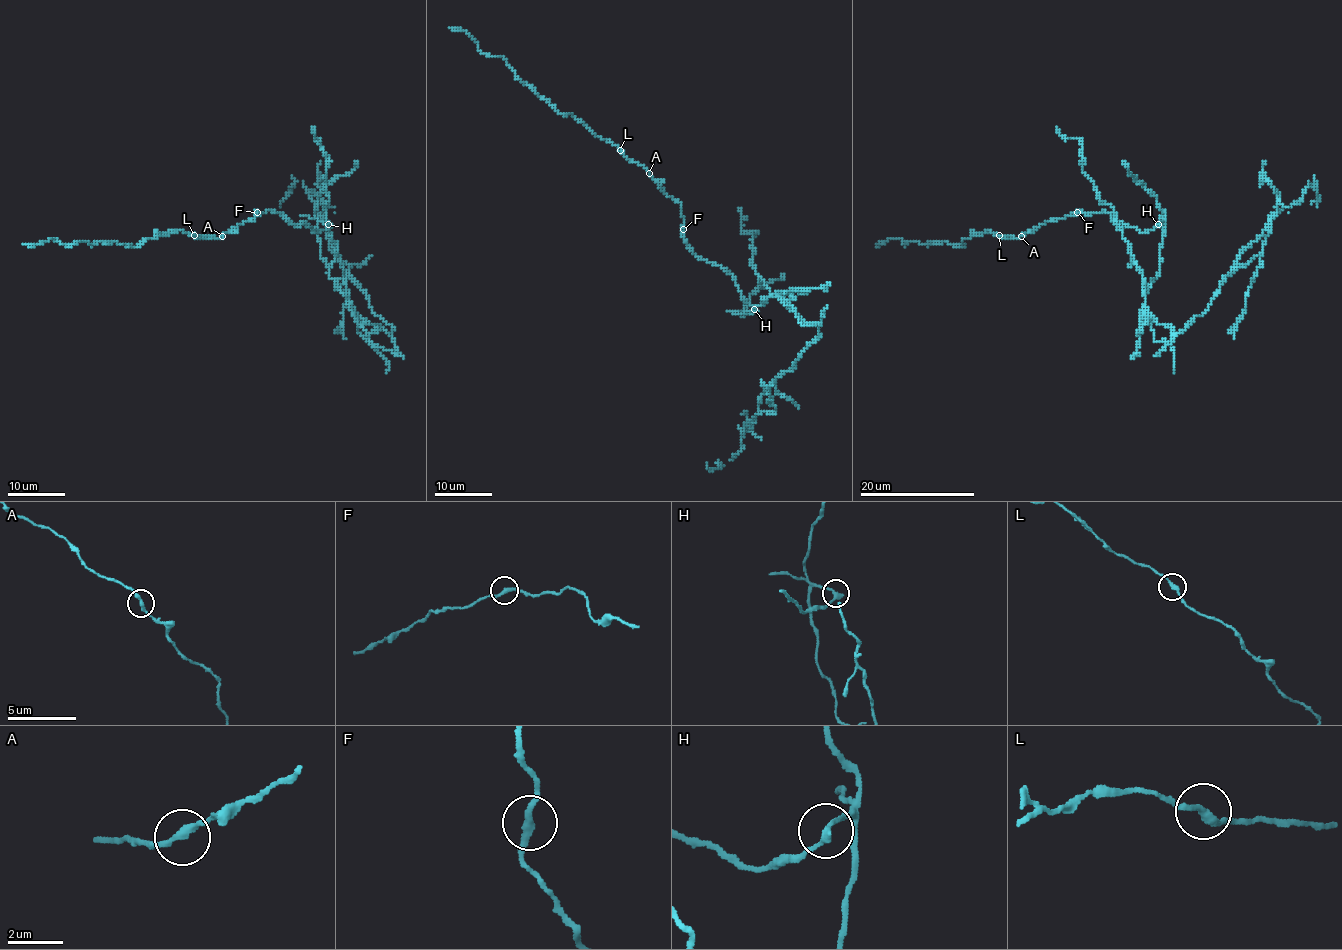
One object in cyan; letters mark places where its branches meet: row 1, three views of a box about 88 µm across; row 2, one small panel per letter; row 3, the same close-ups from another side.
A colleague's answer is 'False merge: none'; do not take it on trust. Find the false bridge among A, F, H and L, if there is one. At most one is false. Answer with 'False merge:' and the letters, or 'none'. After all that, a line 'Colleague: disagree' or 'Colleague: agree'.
False merge: H
Colleague: disagree

